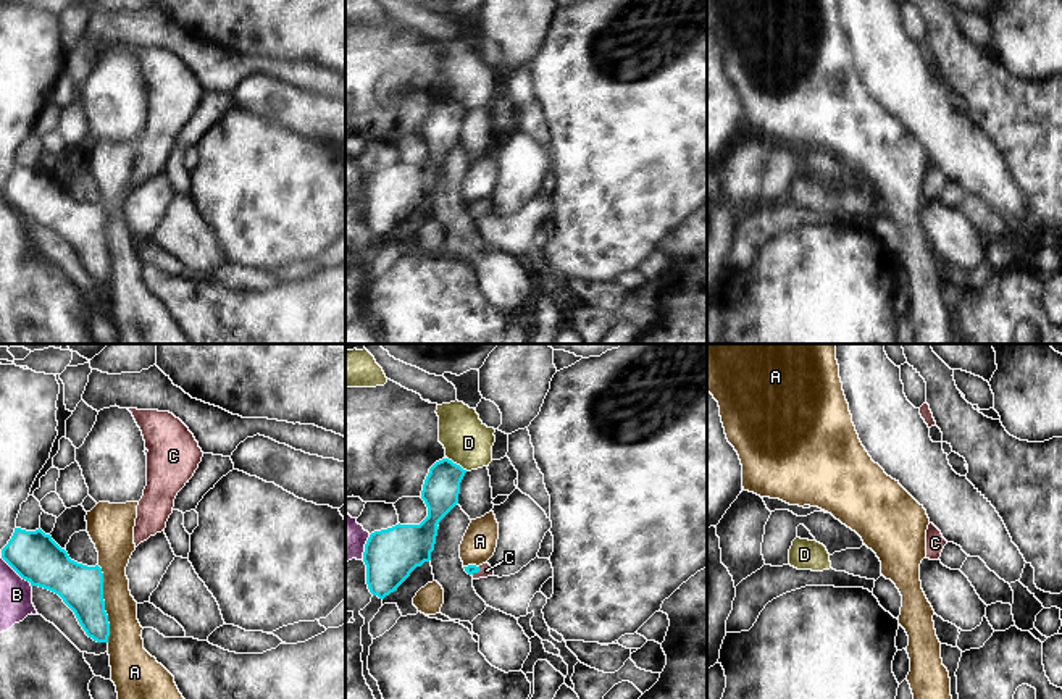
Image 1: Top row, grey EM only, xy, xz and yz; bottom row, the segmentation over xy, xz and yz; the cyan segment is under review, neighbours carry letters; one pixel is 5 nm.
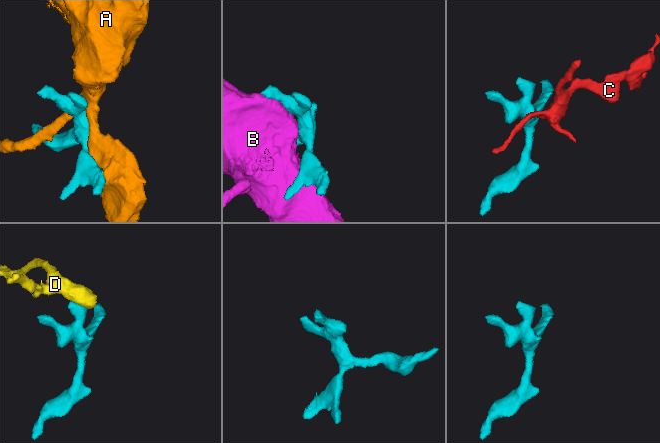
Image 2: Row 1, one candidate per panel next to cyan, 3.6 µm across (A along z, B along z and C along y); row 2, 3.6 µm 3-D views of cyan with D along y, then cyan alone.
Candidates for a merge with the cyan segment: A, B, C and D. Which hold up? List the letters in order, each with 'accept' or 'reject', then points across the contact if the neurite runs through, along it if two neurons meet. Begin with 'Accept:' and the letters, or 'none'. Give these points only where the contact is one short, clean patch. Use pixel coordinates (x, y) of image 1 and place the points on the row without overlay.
Accept: C
A: reject
B: reject
C: accept; runs through xz (472, 207), (476, 210), (486, 209)
D: reject; border along xz (447, 96), (467, 108)

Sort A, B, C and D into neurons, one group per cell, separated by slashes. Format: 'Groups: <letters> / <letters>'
Groups: A / B / C / D.

